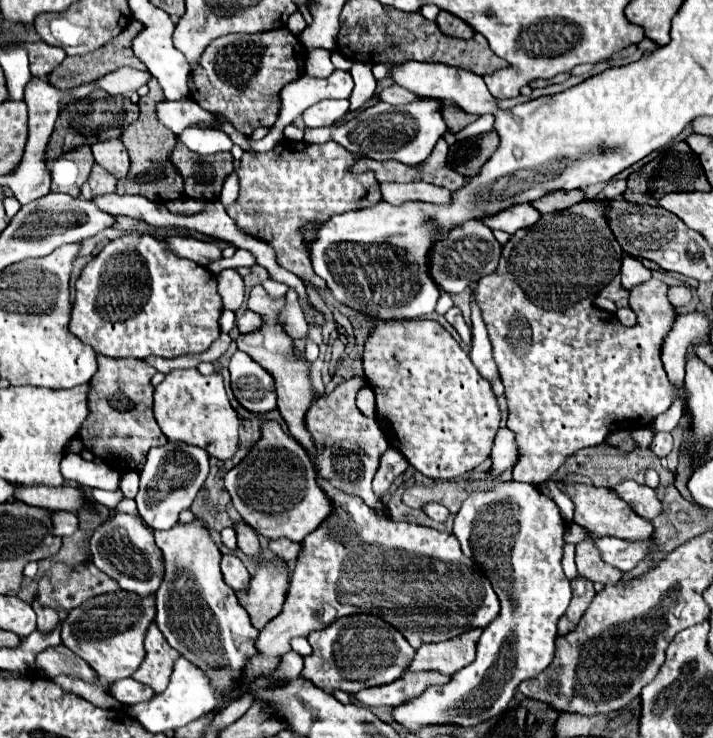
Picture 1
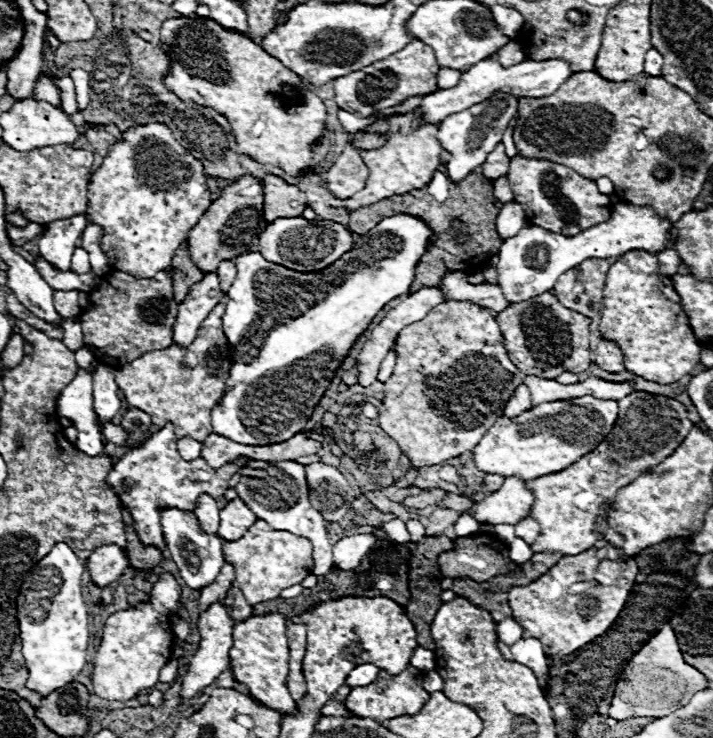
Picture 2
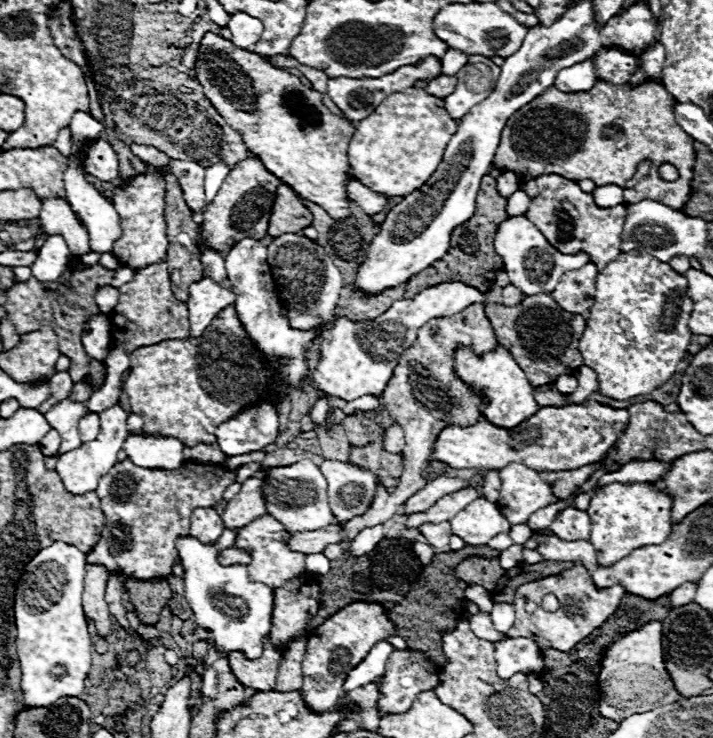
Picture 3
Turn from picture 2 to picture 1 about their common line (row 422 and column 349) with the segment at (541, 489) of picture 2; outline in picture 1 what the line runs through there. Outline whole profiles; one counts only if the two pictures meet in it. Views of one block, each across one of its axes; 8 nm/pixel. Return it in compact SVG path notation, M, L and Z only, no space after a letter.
M352 614L338 618L330 626L312 632L308 642L312 646L312 654L304 658L302 674L326 694L336 690L354 694L362 688L390 684L404 674L416 652L398 630L372 614Z

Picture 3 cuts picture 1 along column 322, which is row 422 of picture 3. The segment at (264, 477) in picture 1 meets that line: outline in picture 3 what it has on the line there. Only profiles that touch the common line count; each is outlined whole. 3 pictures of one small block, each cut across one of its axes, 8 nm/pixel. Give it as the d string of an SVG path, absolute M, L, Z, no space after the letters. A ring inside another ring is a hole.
M498 346L492 354L484 354L482 358L476 358L470 350L460 348L456 352L456 374L464 380L474 384L476 388L486 388L488 392L488 406L484 410L484 418L490 420L492 424L500 426L500 428L514 428L518 426L522 420L526 420L528 416L532 416L538 410L538 404L534 400L534 388L530 386L530 382L526 380L524 372L520 370L520 366L512 360L510 352L504 346ZM486 356L488 362L486 362Z

